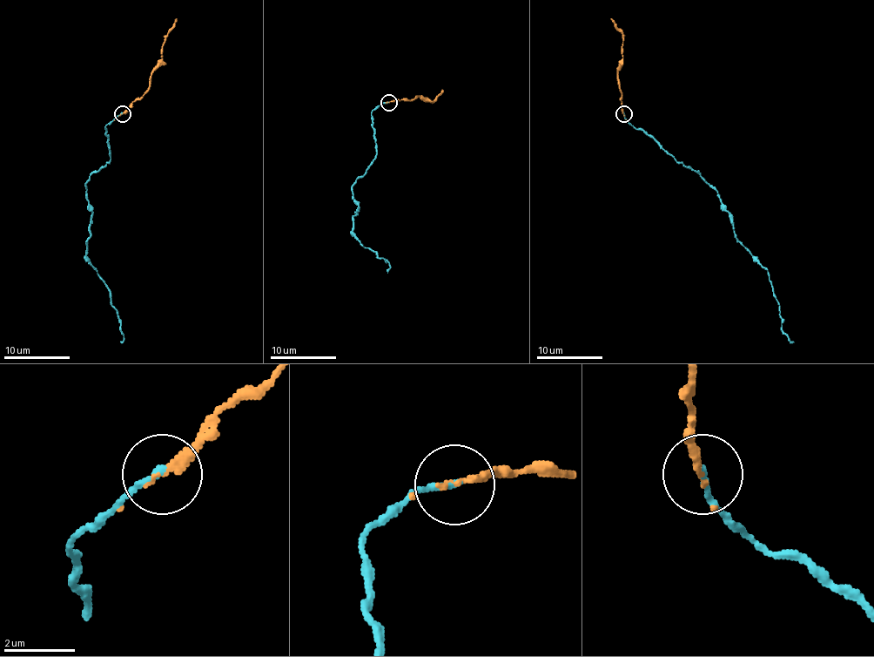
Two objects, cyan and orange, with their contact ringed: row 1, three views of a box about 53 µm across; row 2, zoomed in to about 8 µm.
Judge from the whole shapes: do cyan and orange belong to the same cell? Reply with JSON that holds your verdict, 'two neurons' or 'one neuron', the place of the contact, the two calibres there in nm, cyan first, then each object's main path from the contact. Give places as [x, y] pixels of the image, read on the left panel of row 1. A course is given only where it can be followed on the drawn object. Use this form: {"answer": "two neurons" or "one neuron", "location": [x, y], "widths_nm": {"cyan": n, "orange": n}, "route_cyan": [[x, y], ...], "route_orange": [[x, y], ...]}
{"answer": "one neuron", "location": [122, 114], "widths_nm": {"cyan": 200, "orange": 150}, "route_cyan": [[122, 113], [104, 126], [110, 159], [90, 176], [86, 191], [90, 213], [86, 259], [106, 286], [121, 342]], "route_orange": [[122, 113], [149, 87], [151, 72], [160, 59], [167, 32], [177, 19]]}

